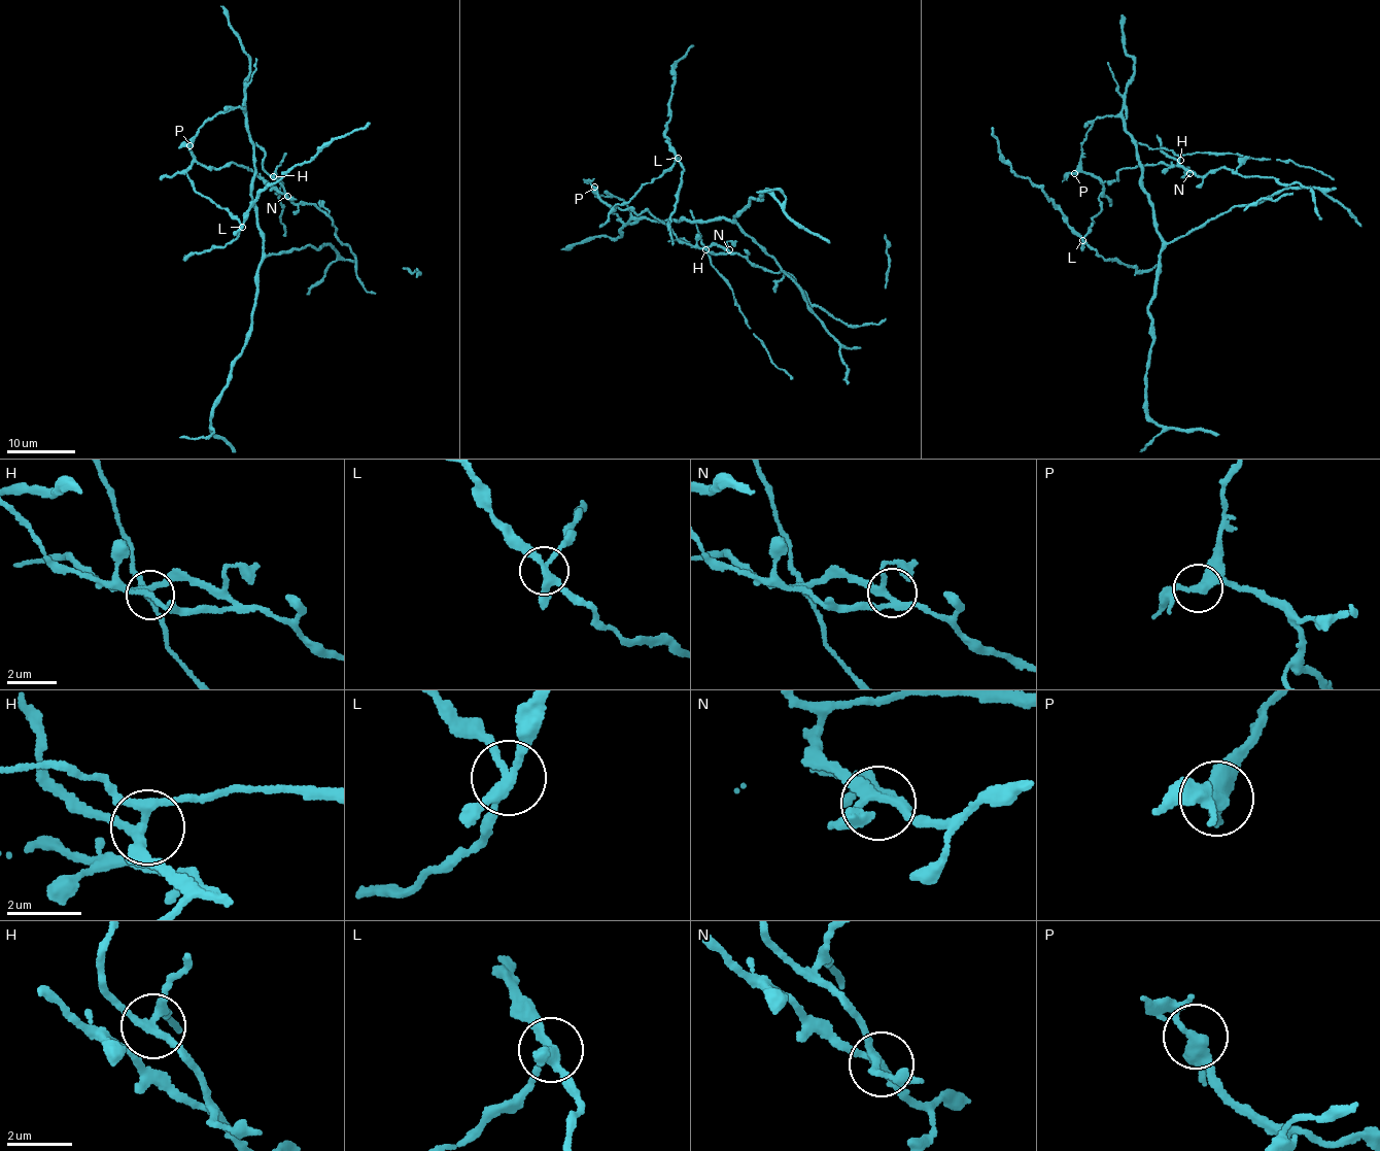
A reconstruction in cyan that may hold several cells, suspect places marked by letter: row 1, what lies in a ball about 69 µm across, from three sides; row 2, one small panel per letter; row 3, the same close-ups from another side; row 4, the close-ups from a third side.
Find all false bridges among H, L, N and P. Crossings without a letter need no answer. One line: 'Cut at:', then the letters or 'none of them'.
Cut at: L

